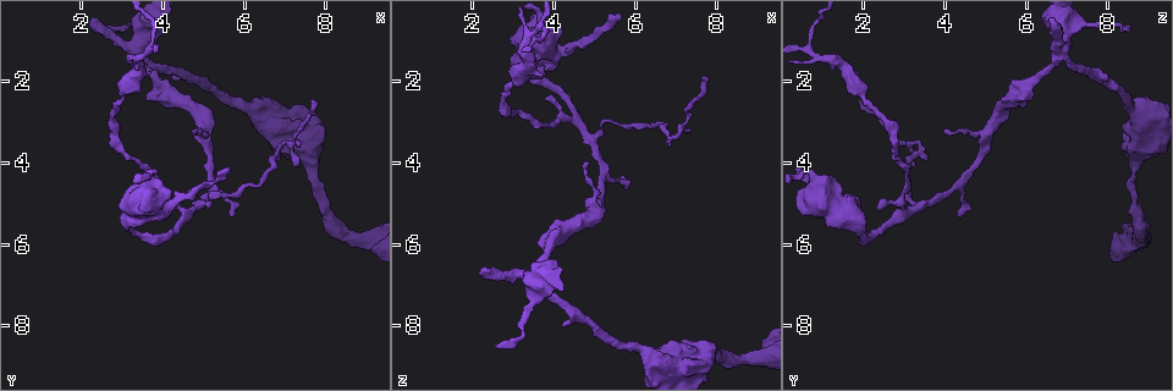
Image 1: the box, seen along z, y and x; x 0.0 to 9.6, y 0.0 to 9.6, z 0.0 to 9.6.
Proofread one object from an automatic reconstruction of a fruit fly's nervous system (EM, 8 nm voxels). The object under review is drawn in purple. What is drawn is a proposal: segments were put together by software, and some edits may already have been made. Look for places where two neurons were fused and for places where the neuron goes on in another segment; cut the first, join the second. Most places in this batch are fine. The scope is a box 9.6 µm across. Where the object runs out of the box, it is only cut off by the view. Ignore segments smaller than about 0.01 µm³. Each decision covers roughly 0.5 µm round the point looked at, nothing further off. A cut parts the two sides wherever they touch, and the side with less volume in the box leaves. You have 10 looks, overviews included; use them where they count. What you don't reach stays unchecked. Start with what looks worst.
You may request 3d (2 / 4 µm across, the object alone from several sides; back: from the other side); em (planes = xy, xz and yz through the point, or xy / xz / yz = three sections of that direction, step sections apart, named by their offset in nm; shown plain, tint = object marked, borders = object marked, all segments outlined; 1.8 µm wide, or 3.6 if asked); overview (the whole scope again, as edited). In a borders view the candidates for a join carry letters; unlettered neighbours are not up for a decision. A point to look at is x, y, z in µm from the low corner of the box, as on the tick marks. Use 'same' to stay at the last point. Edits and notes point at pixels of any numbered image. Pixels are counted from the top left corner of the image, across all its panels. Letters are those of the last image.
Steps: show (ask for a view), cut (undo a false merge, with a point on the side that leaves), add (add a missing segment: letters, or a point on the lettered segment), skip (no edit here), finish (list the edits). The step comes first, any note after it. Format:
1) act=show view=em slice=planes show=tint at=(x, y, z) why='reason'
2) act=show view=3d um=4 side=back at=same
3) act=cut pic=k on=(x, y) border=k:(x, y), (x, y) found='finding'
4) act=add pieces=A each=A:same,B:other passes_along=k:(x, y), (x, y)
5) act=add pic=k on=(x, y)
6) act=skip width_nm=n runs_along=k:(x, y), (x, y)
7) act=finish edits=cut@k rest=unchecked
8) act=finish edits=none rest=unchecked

act=show view=em slice=xy step=4 show=borders at=(4.95, 3.30, 5.00) why='thick turns thin'

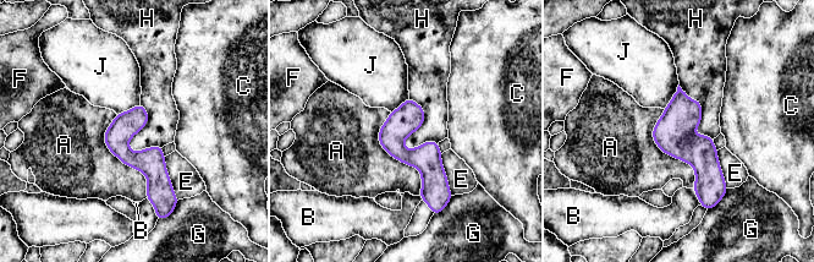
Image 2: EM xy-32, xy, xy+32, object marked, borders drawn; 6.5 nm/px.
act=skip each=A:other,B:other,C:other,E:other,F:other,G:other,H:other,J:other border=2:(410, 97), (438, 143) found='all the same neuron'

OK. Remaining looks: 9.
act=show view=3d um=4 at=(6.90, 3.60, 3.40) why='sharp bend'

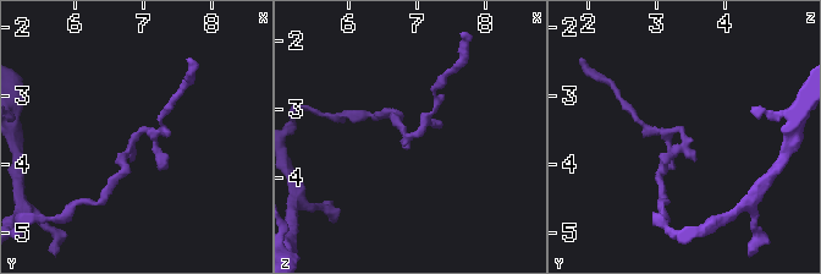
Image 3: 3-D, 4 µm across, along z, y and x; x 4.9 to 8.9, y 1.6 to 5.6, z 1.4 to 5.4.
act=show view=em um=3.6 slice=planes show=borders at=(6.85, 3.65, 3.40) why='shape alone is not enough'

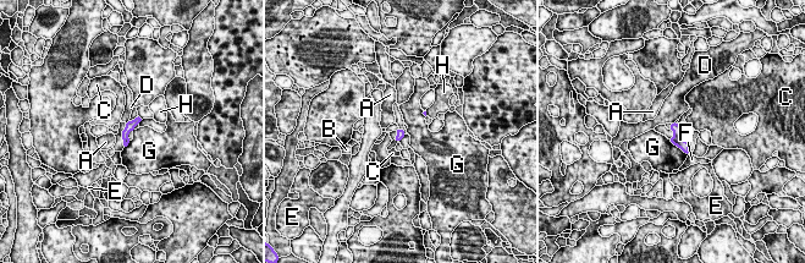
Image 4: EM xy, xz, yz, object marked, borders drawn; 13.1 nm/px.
act=skip longest_contact=G:340nm each=A:other,B:other,C:other,D:other,E:other,F:other,G:other,H:other border=4:(668, 140), (685, 153), (690, 152) found='all the same neuron'

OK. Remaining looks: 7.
act=show view=3d um=2 at=(5.75, 5.30, 4.35) why='branch stops here'

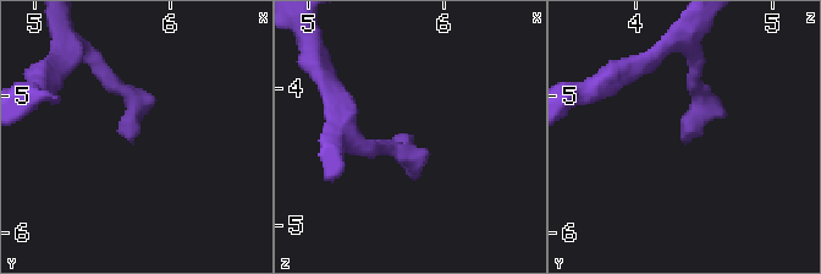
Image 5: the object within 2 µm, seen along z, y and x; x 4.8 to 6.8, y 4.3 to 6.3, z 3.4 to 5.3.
act=show view=em slice=planes show=borders at=(5.76, 5.32, 4.34) why='need the tissue'

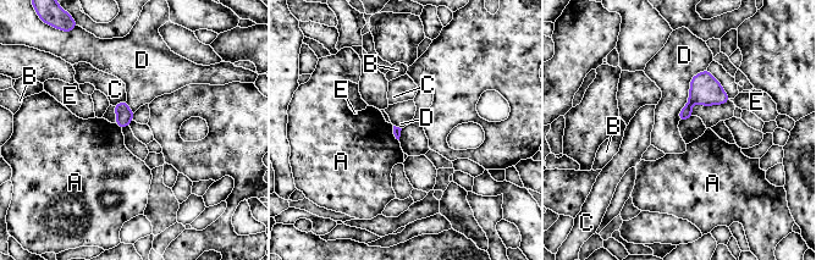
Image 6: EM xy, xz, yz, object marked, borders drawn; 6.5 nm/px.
act=skip longest_contact=D:400nm each=A:other,B:other,C:other,D:other,E:other found='no lettered segment goes on from it'

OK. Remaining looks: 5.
act=show view=3d um=4 at=(2.50, 0.60, 8.55) why='an open end'

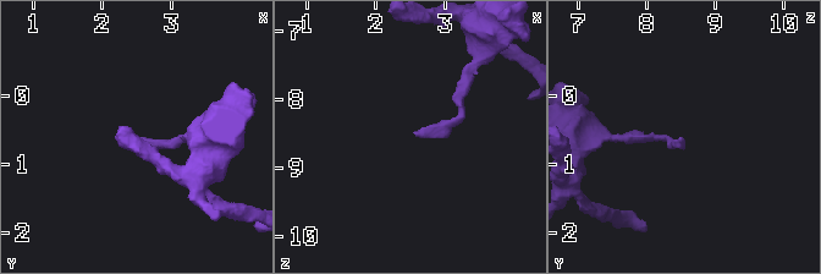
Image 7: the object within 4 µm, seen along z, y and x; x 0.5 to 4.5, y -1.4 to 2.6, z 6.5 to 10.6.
act=show view=em slice=yz step=8 show=borders at=(2.60, 0.65, 8.50)

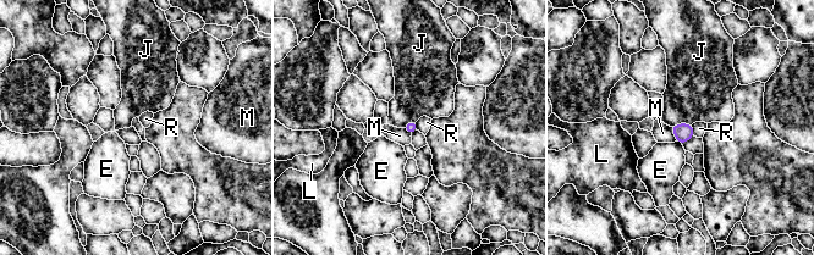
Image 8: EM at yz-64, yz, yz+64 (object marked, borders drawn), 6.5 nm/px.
act=skip each=E:other,J:other,L:other,M:other,R:other border=8:(670, 127), (677, 140) found='no lettered segment goes on from it'

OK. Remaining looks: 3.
act=finish edits=none rest=unchecked

